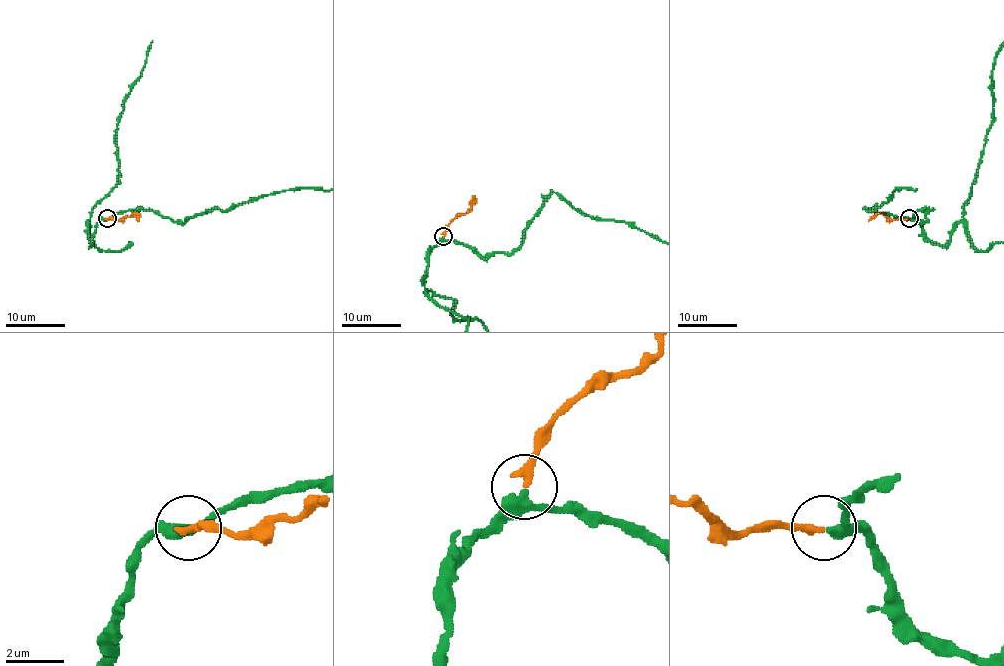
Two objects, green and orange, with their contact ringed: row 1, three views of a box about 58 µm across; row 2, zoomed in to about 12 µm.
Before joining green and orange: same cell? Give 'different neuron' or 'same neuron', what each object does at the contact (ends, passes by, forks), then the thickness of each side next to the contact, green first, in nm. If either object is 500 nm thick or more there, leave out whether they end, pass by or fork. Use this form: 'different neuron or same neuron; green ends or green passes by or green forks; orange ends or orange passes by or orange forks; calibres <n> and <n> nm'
same neuron; green passes by; orange ends; calibres 360 and 280 nm

